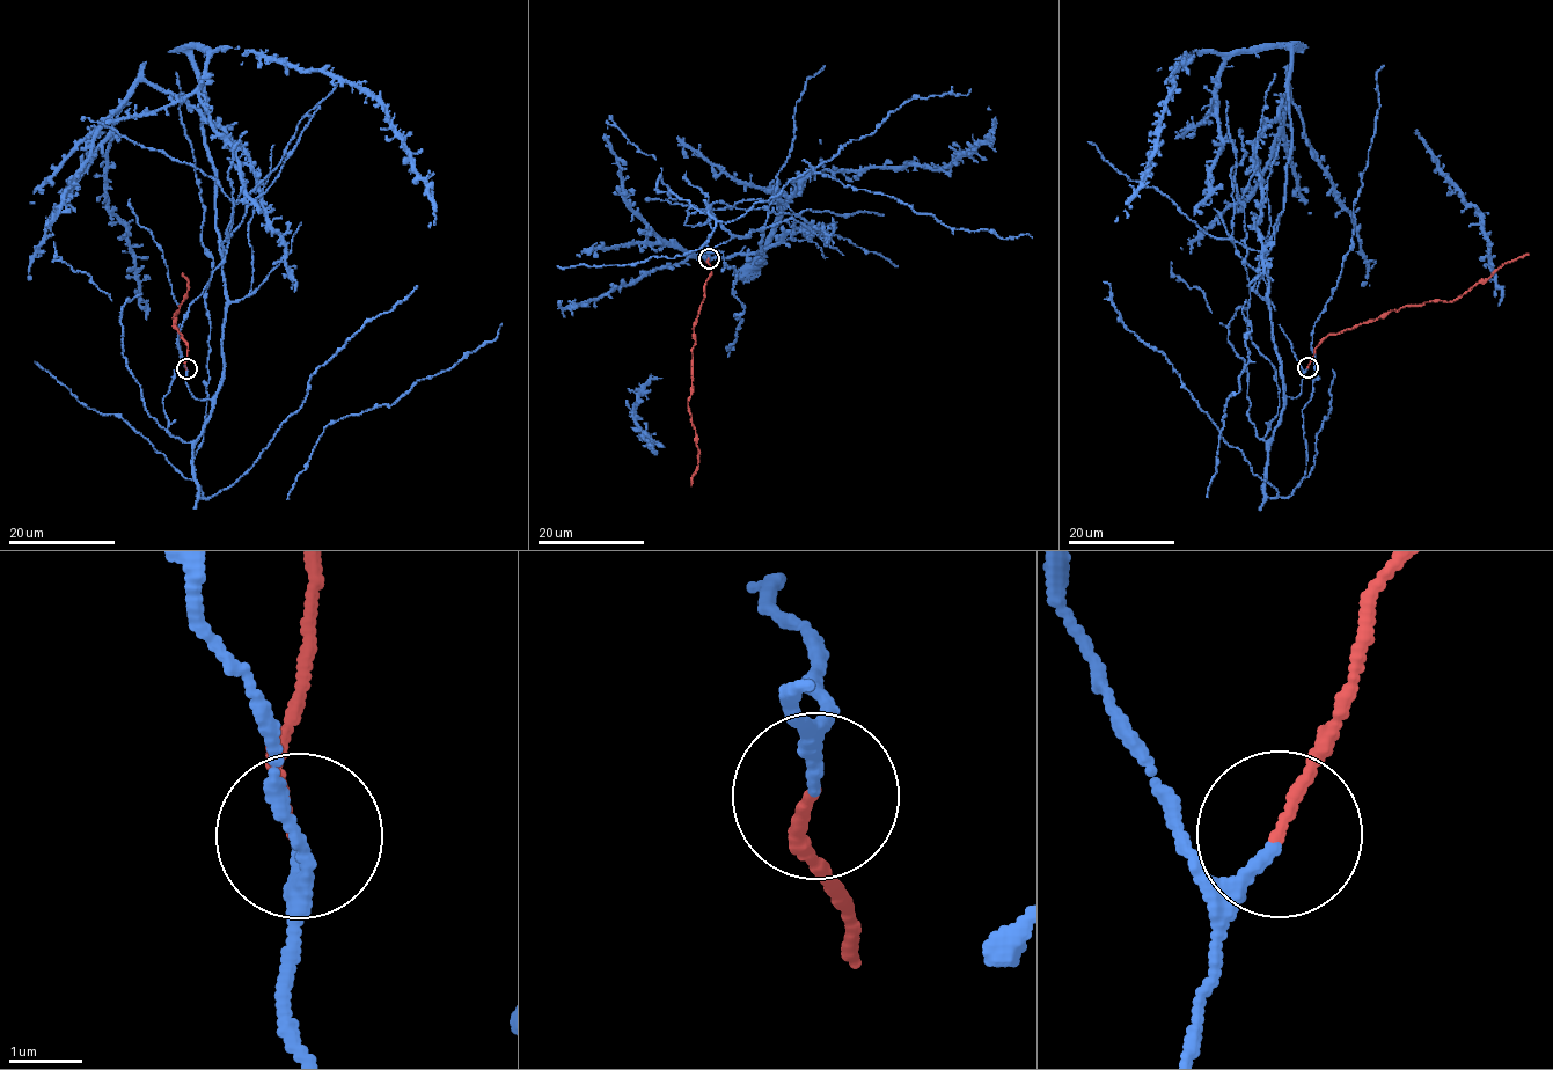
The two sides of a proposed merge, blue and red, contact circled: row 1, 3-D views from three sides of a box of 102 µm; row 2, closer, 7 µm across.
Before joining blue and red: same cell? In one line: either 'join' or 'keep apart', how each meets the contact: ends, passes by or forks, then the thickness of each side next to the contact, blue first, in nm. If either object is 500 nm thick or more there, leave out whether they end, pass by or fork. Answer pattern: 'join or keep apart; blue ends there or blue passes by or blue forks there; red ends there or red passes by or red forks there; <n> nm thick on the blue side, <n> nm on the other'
join; blue ends there; red ends there; 180 nm thick on the blue side, 140 nm on the other

